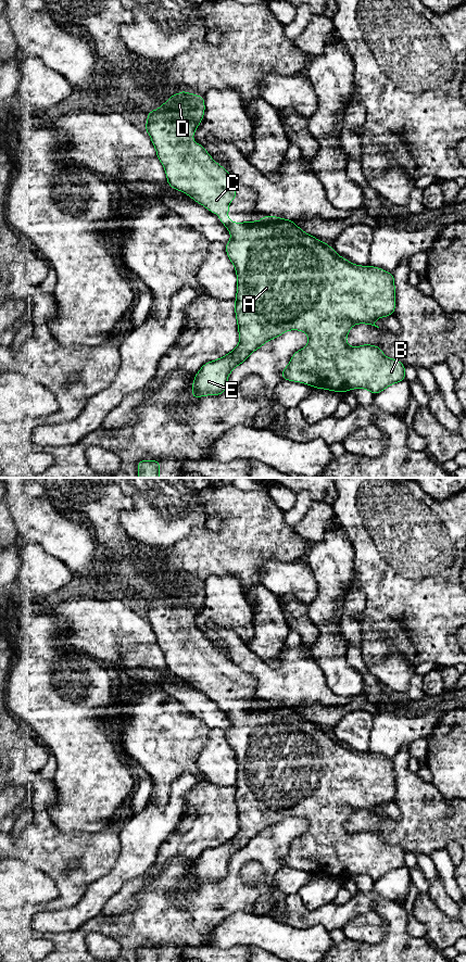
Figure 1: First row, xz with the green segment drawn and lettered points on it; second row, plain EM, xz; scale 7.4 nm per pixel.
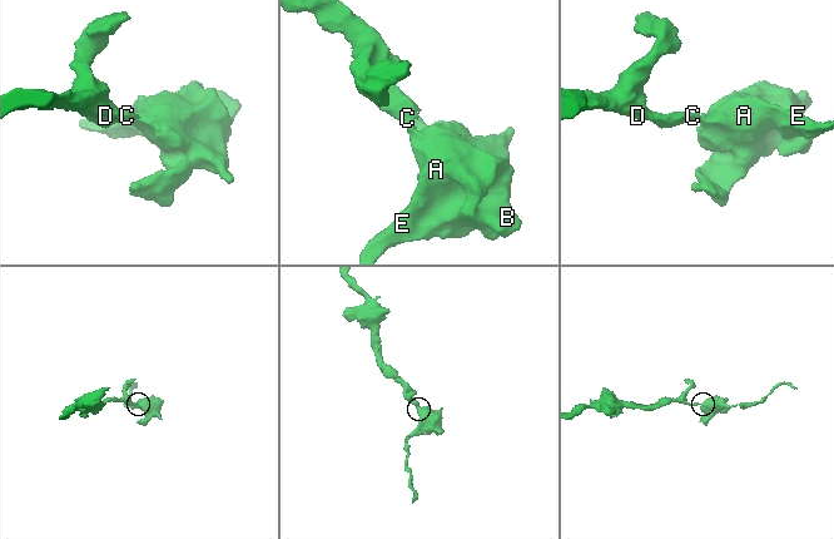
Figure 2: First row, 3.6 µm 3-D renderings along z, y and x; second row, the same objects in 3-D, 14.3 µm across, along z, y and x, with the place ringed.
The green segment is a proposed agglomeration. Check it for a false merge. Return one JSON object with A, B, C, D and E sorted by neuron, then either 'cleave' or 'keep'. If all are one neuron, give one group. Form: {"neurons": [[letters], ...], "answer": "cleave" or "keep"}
{"neurons": [["A", "B", "C", "D", "E"]], "answer": "keep"}

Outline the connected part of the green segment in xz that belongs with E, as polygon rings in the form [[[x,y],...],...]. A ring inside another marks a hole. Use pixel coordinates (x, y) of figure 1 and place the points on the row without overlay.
[[[181,577],[176,582],[171,582],[167,590],[160,591],[160,596],[153,596],[147,600],[148,609],[144,616],[155,633],[156,644],[165,654],[167,670],[173,675],[187,680],[213,700],[221,700],[217,705],[231,721],[231,726],[225,731],[225,734],[238,764],[235,799],[240,830],[229,840],[201,853],[194,863],[191,883],[197,885],[203,882],[224,879],[227,876],[227,864],[232,856],[242,850],[253,837],[261,834],[265,828],[279,823],[287,817],[306,819],[308,830],[304,835],[292,841],[289,851],[281,859],[284,866],[297,868],[316,875],[327,875],[340,879],[357,874],[367,875],[374,882],[392,870],[405,866],[404,850],[398,846],[387,845],[380,834],[370,831],[351,834],[345,828],[345,824],[354,810],[368,810],[379,814],[375,811],[377,805],[393,801],[395,796],[393,761],[374,752],[358,752],[350,749],[338,742],[329,731],[305,720],[290,706],[264,701],[260,708],[244,707],[243,710],[229,708],[227,701],[229,687],[235,687],[238,684],[234,679],[238,674],[236,666],[212,646],[203,632],[192,628],[192,622],[205,597],[204,584]],[[178,599],[185,603],[185,613],[176,604],[166,604],[169,600],[175,603]]]

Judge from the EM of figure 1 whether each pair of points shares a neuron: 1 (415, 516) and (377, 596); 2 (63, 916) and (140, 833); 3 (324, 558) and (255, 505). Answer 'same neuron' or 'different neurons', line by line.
1: same neuron
2: same neuron
3: different neurons

